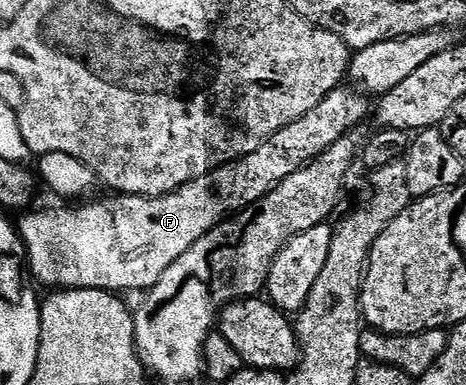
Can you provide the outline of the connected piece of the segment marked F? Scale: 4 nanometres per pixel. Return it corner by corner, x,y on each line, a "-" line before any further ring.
346,87
332,89
308,114
300,114
296,122
288,122
288,126
276,130
252,154
163,196
110,194
107,200
83,208
23,211
16,227
29,275
46,290
99,288
115,294
146,292
204,234
264,198
288,174
296,174
296,170
311,164
324,150
336,146
342,136
351,135
365,116
371,115
372,104
366,101
369,99
361,91

